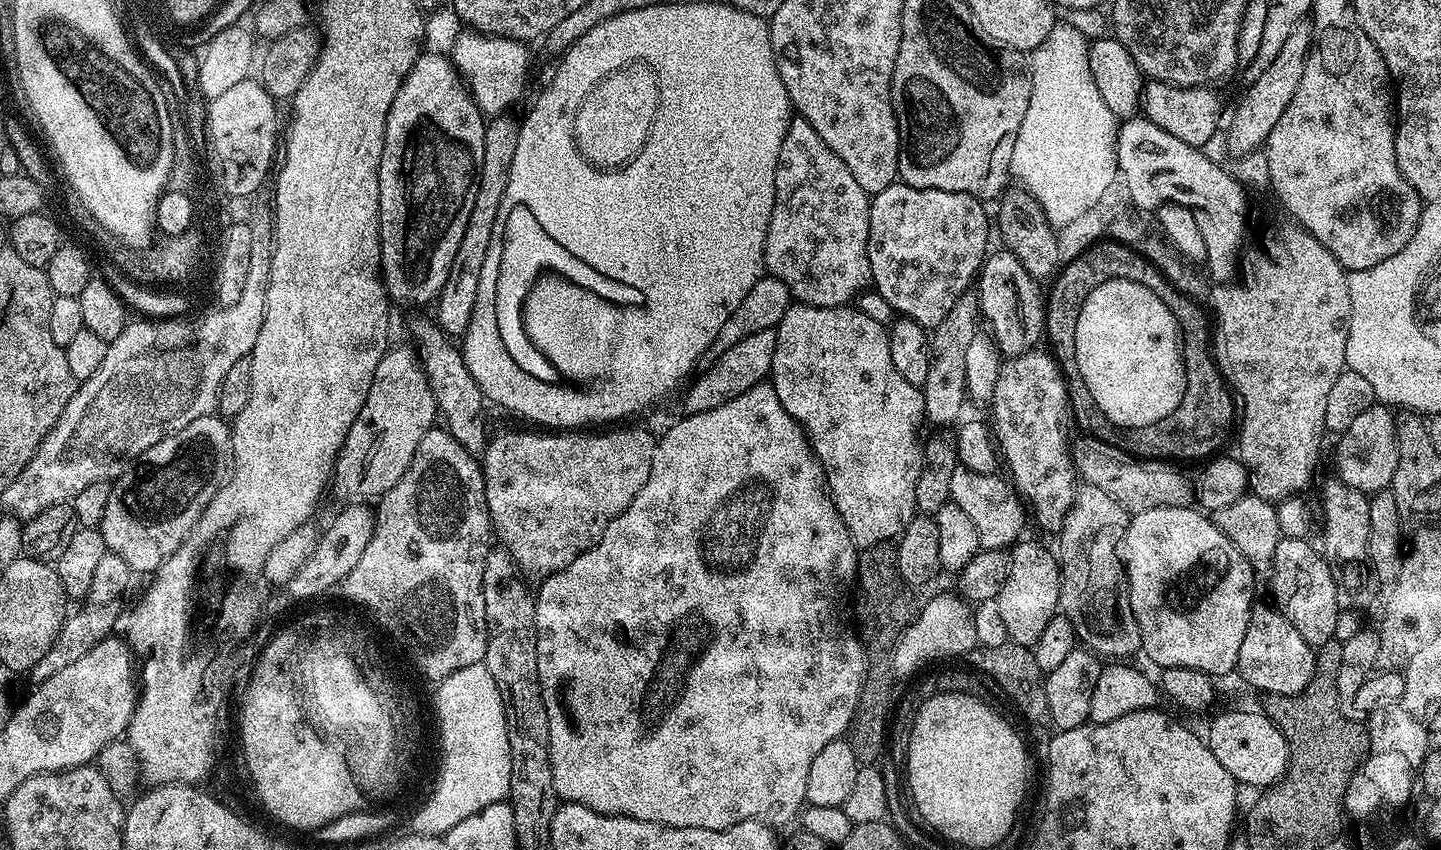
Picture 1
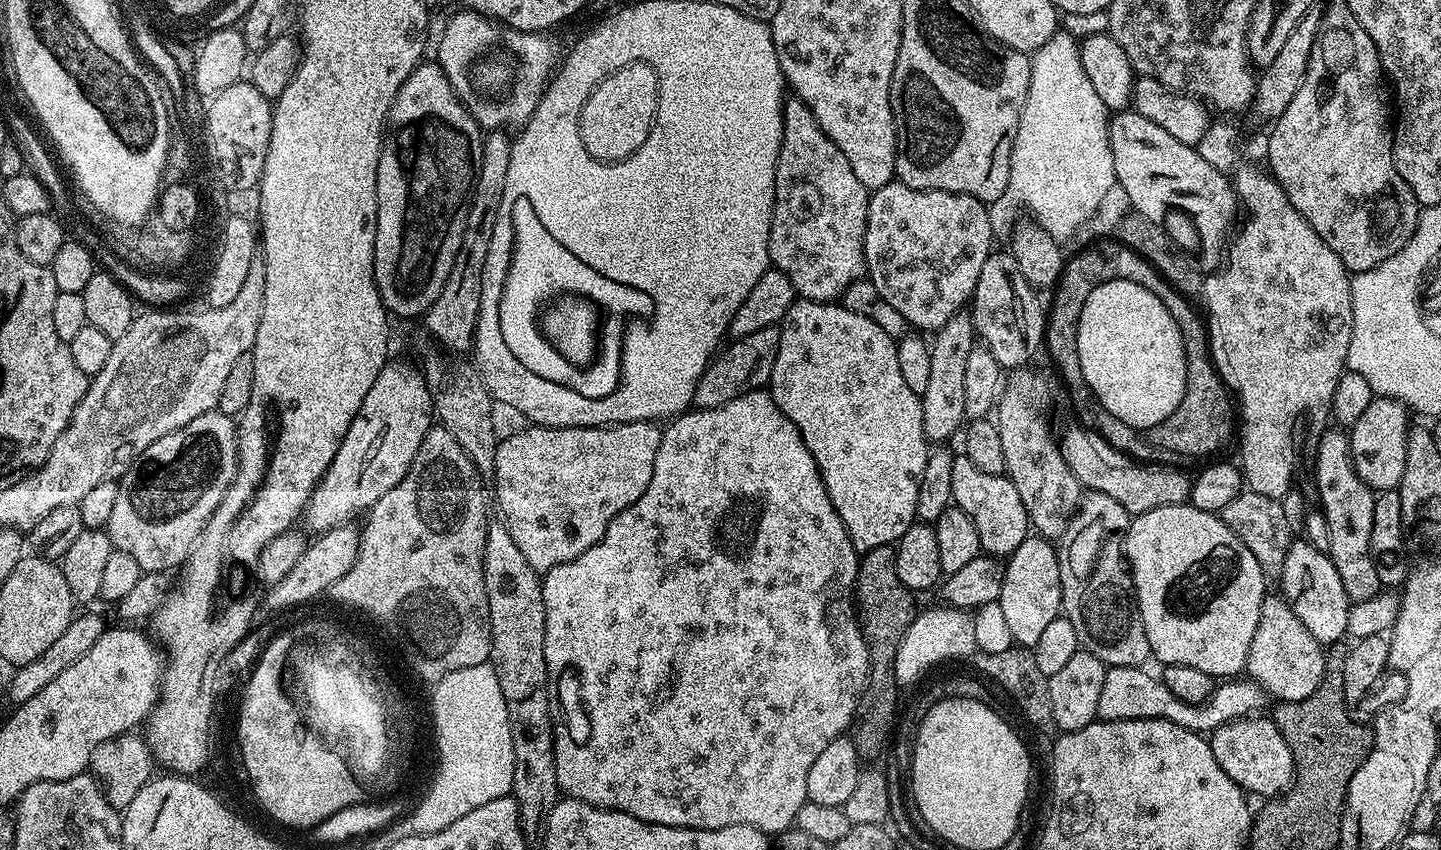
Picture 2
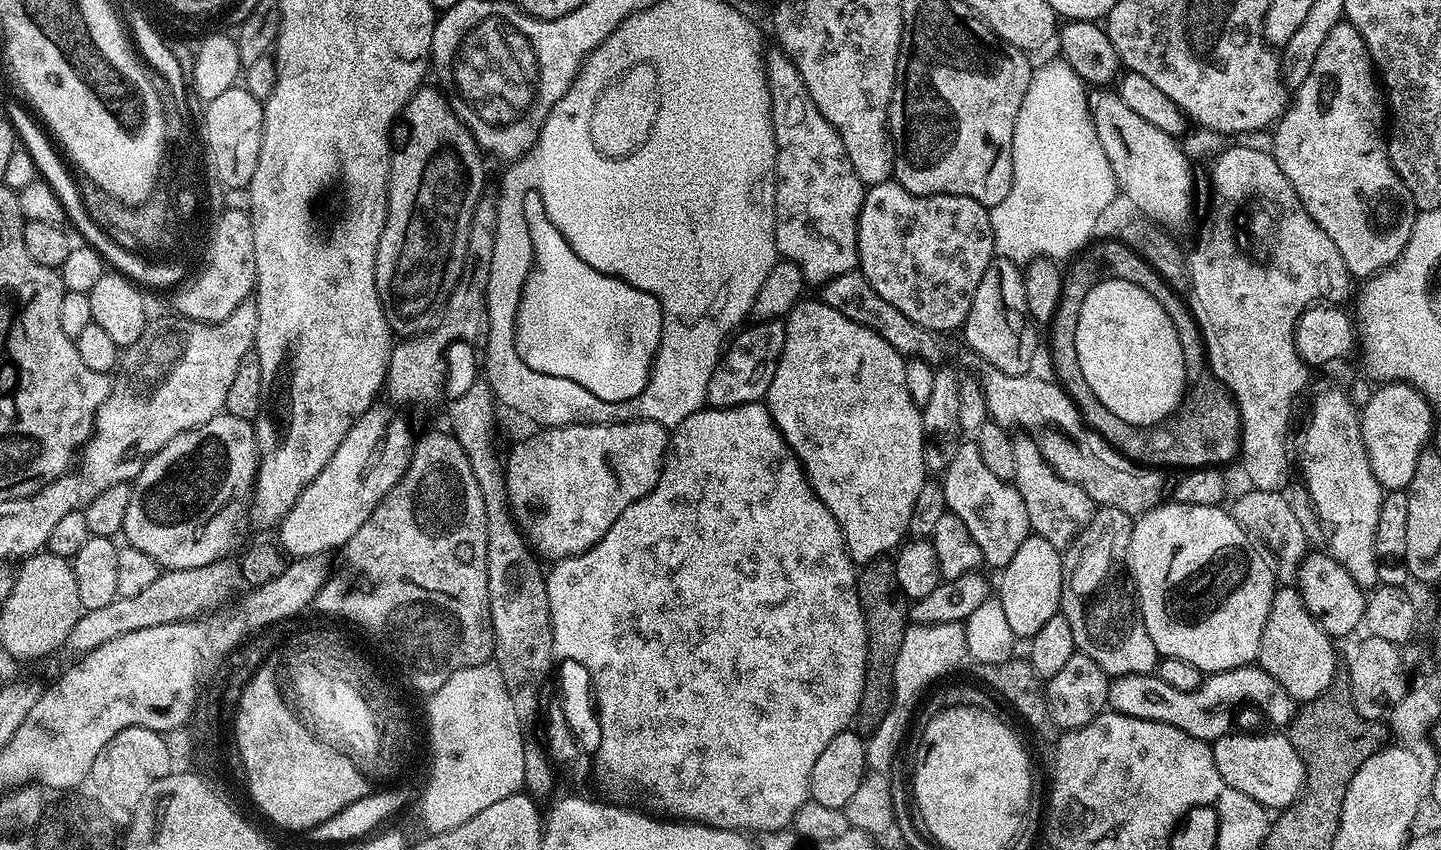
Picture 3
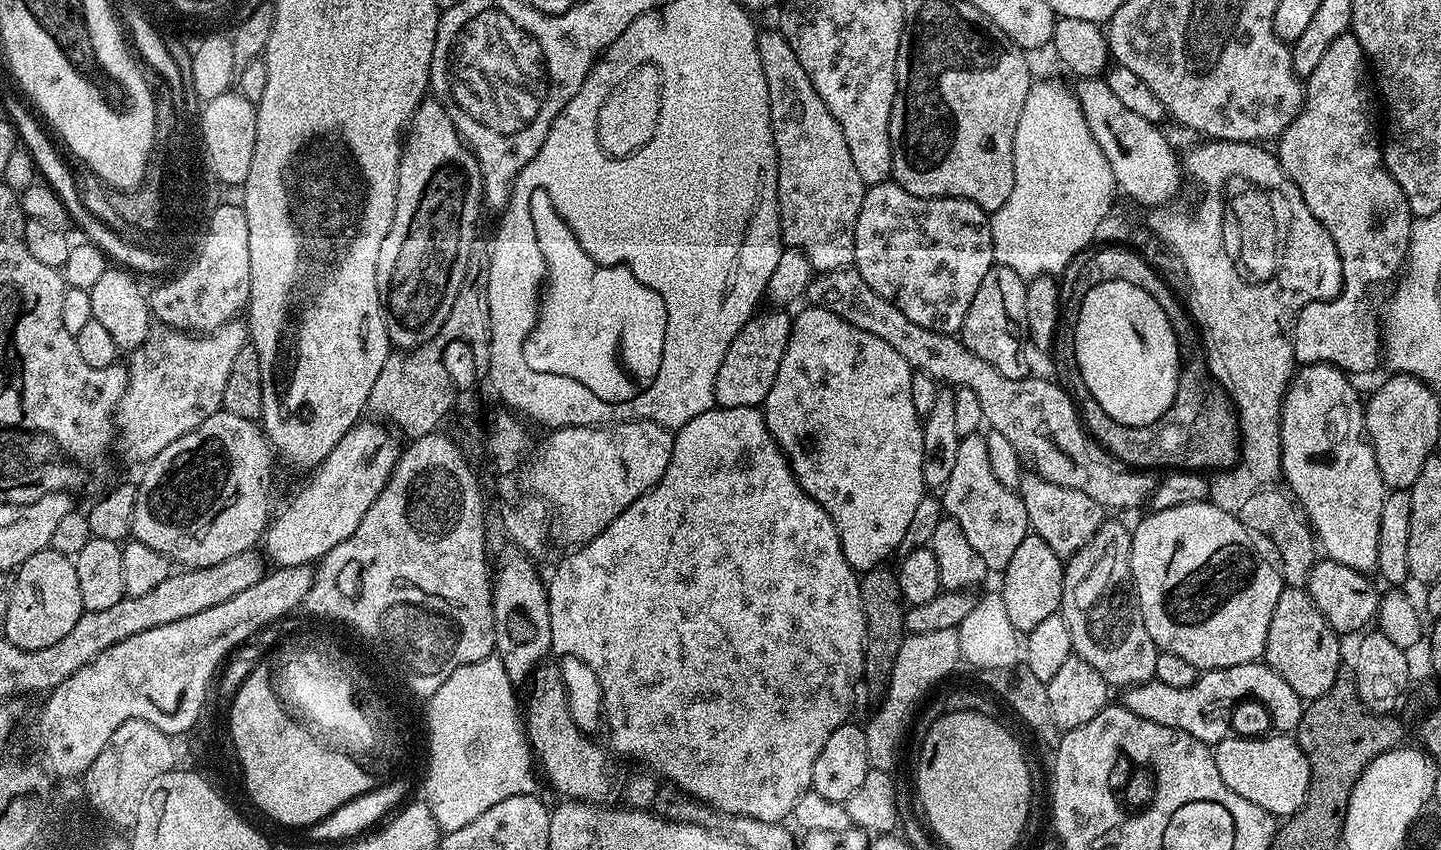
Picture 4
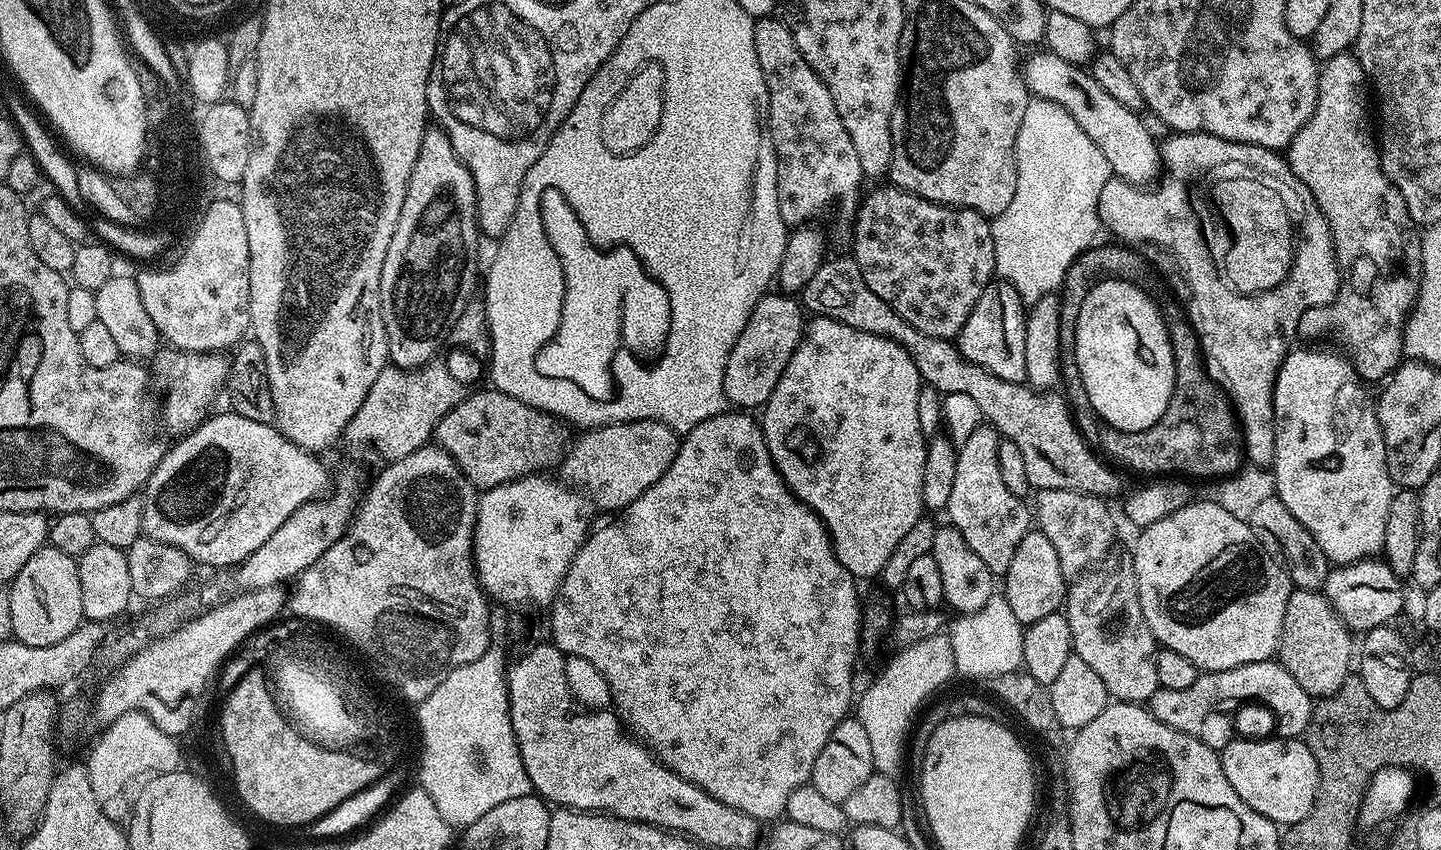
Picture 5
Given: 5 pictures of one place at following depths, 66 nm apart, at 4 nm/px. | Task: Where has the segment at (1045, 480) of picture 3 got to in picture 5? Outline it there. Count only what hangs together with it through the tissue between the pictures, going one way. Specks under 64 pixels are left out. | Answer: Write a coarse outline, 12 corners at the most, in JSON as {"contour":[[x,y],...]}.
{"contour":[[1035,493],[1038,531],[1065,581],[1113,551],[1116,520],[1099,496]]}

